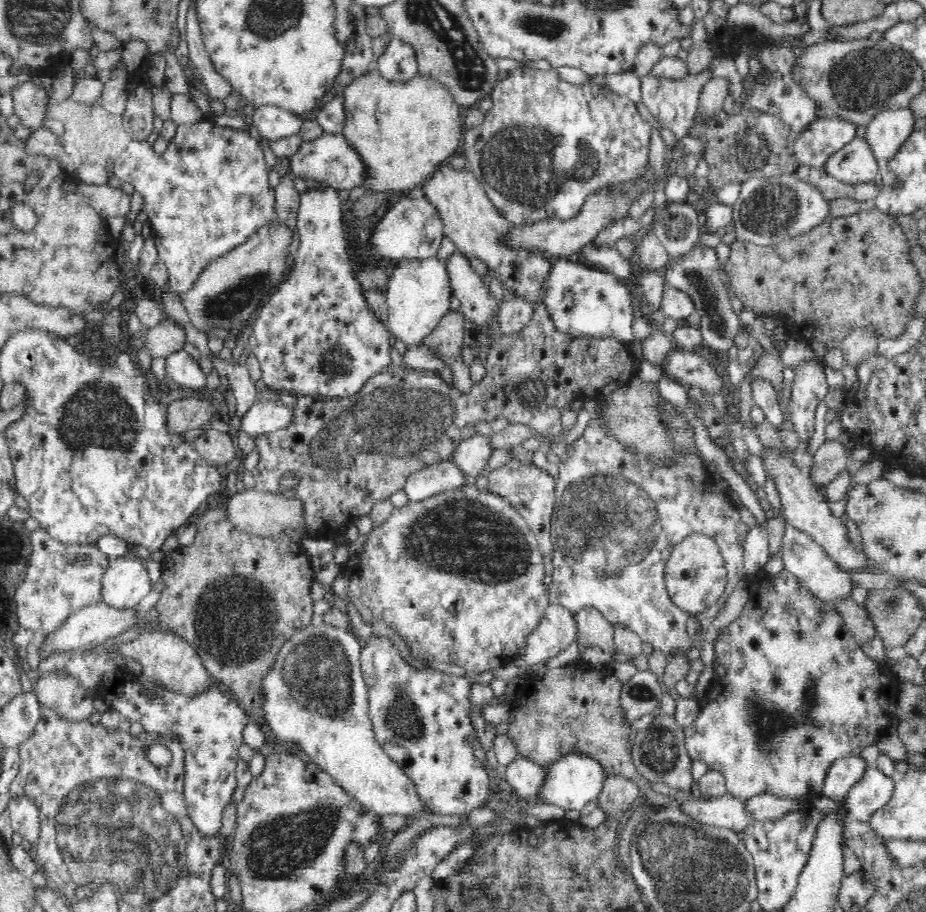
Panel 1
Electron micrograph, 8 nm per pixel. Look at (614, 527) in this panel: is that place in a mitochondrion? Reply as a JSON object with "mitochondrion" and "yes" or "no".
{"mitochondrion":"yes"}

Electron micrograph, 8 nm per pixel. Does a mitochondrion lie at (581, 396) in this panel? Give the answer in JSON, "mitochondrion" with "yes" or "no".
{"mitochondrion":"no"}

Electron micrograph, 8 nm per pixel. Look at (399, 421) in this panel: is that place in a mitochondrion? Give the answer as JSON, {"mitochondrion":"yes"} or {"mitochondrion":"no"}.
{"mitochondrion":"yes"}

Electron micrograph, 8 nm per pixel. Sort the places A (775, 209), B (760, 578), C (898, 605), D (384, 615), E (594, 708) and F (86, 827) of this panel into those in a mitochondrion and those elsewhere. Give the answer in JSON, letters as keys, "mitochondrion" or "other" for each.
{"A":"mitochondrion","B":"other","C":"mitochondrion","D":"other","E":"other","F":"mitochondrion"}

